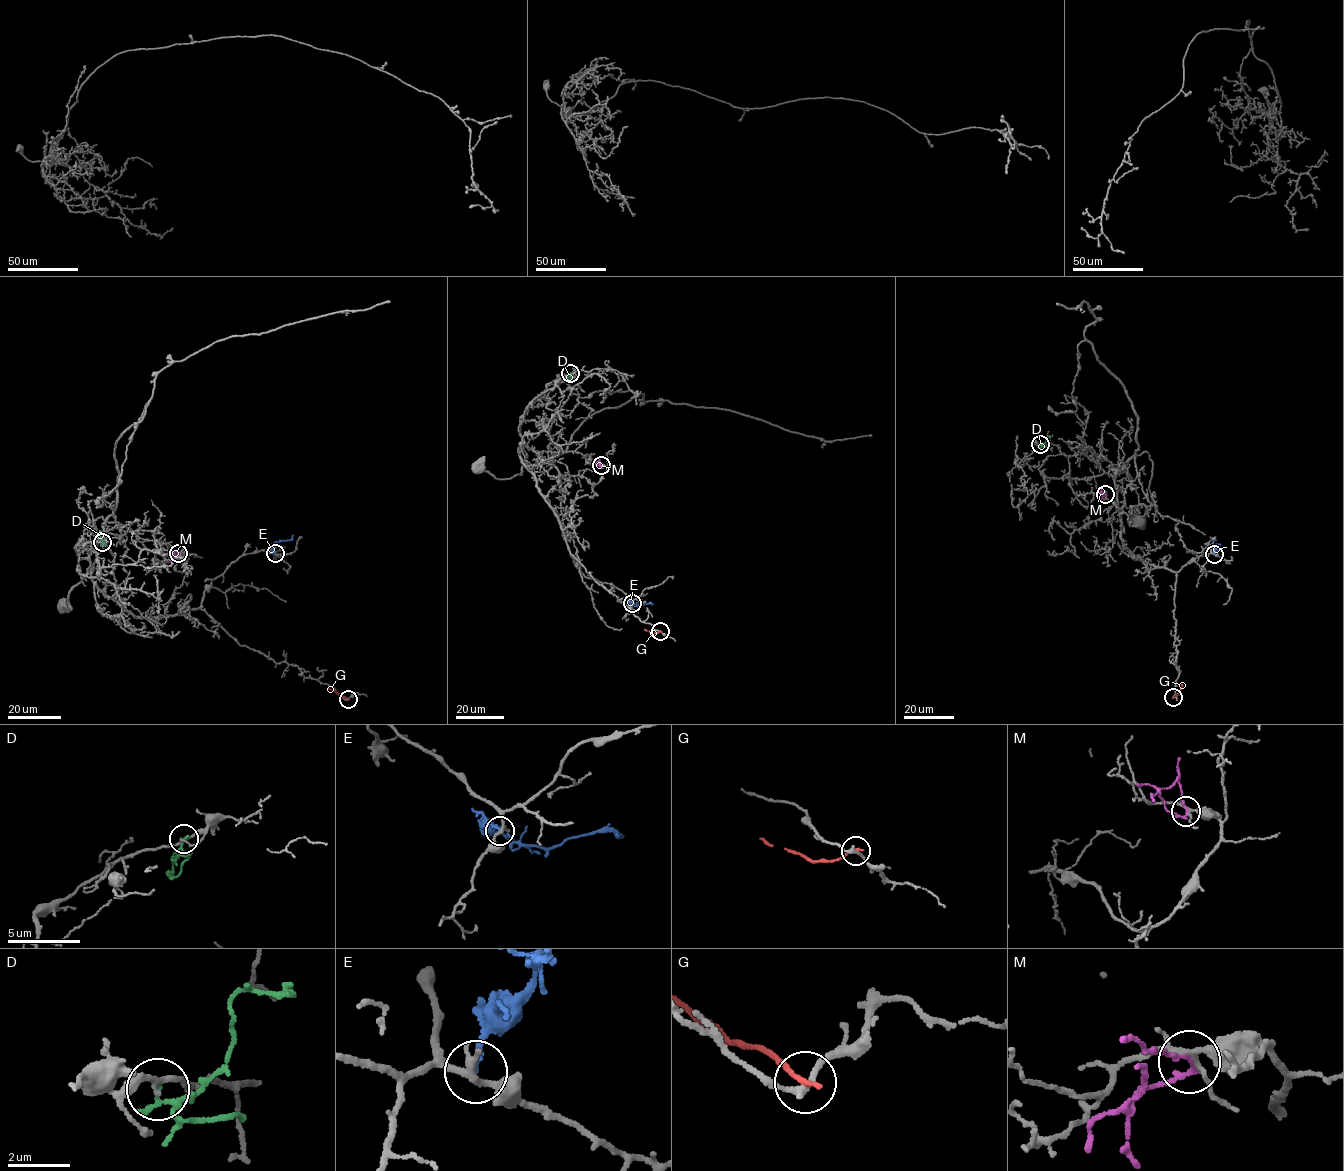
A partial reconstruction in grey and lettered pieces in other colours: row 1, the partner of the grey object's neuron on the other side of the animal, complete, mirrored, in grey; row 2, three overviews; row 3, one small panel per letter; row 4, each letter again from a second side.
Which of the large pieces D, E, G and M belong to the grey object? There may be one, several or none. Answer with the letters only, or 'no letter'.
no letter

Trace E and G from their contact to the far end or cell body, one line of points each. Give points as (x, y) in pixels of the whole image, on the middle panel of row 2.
E: (632, 603), (640, 606), (653, 604)
G: (660, 631), (644, 629)

